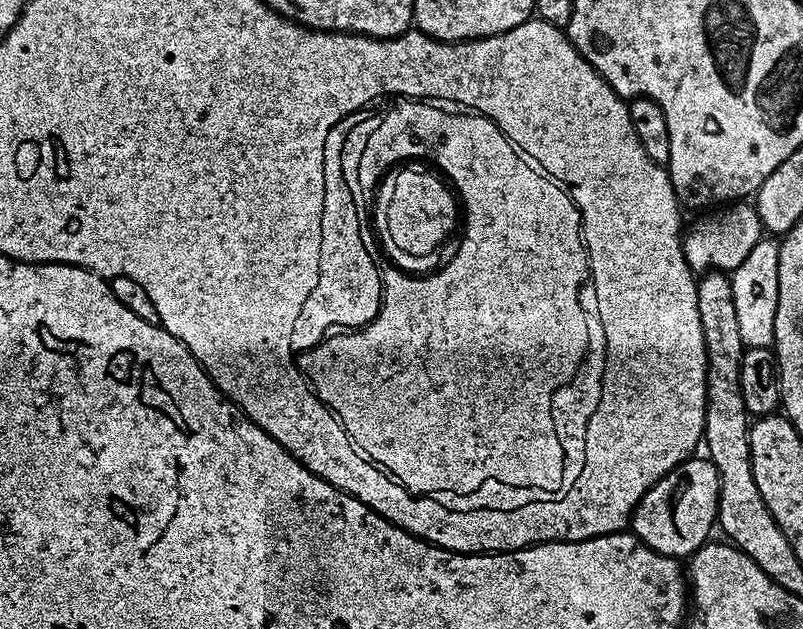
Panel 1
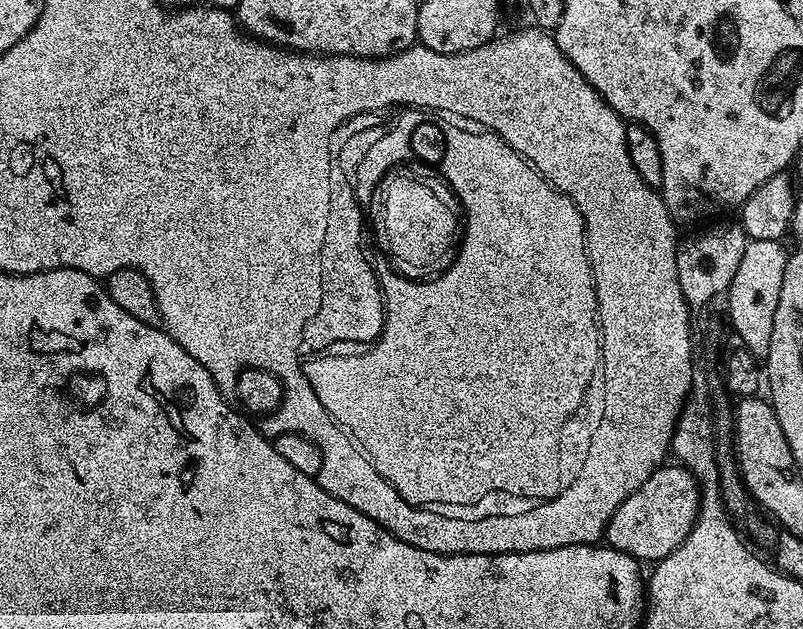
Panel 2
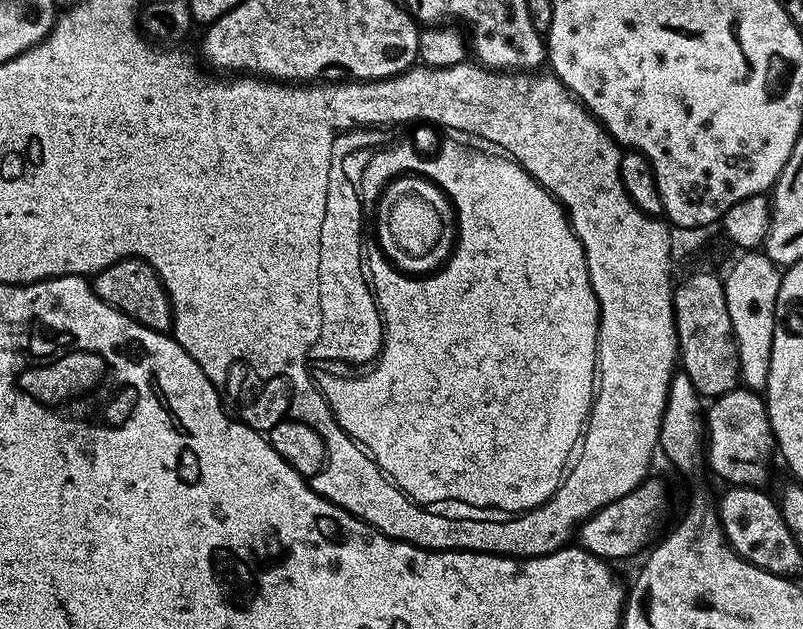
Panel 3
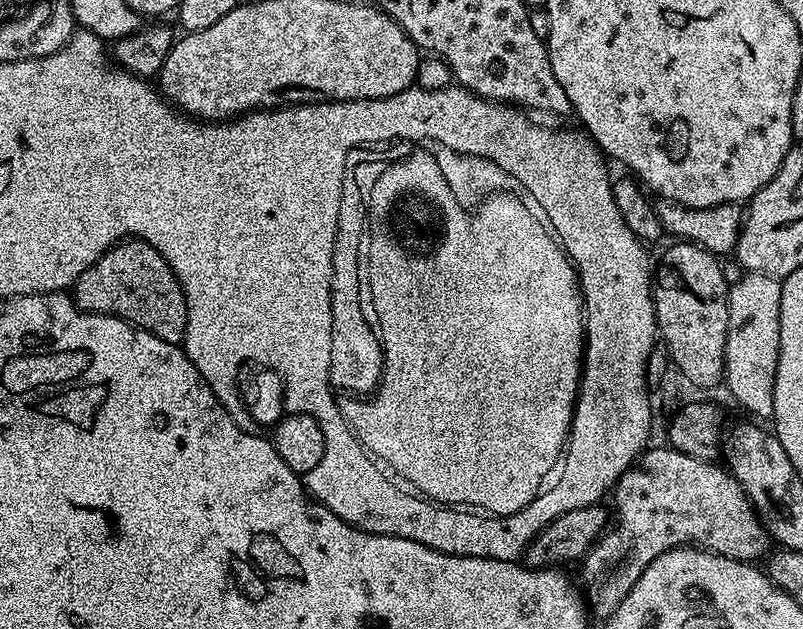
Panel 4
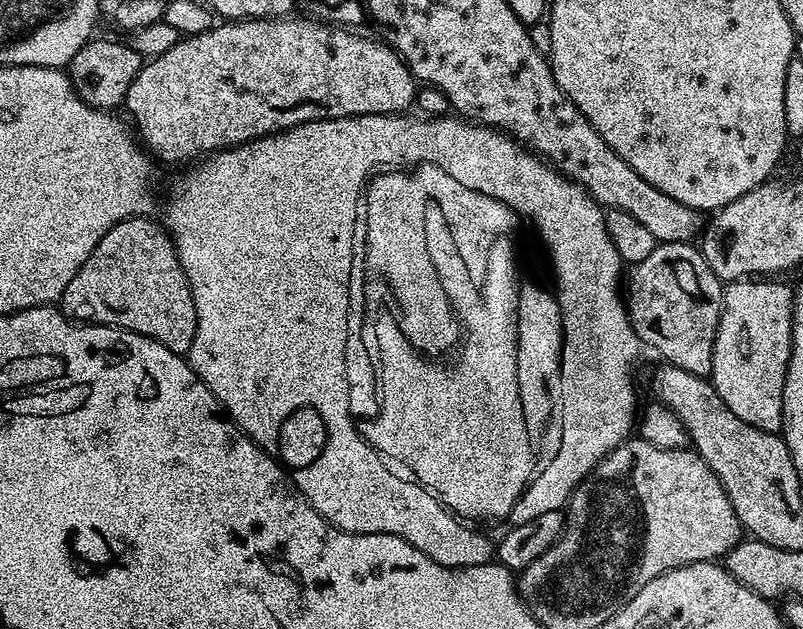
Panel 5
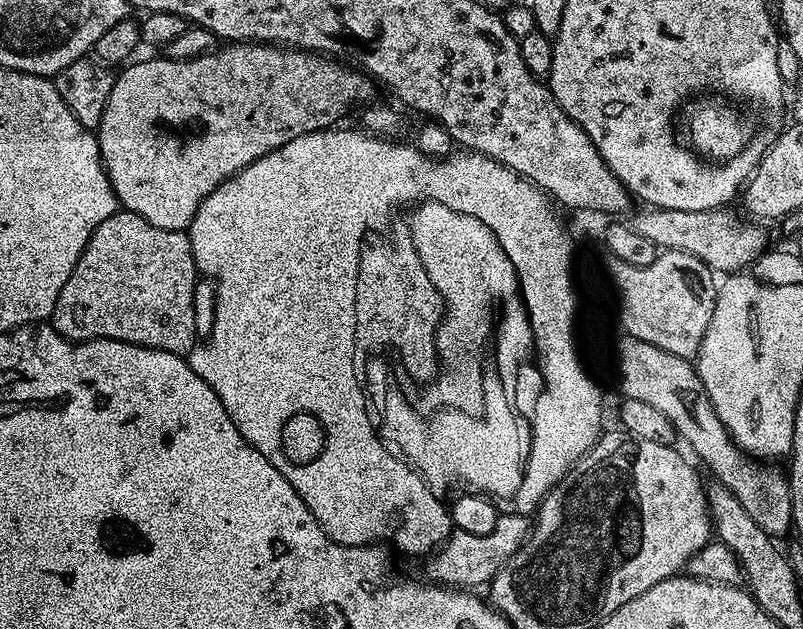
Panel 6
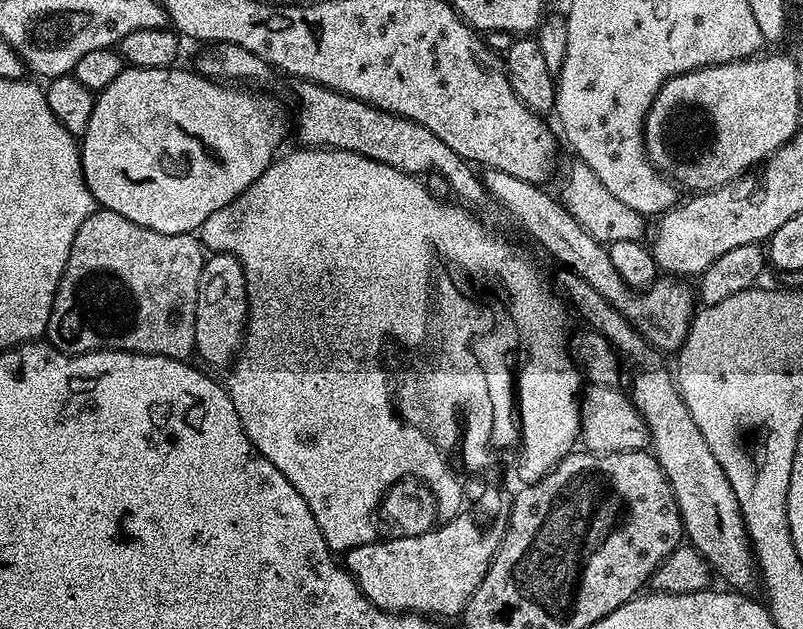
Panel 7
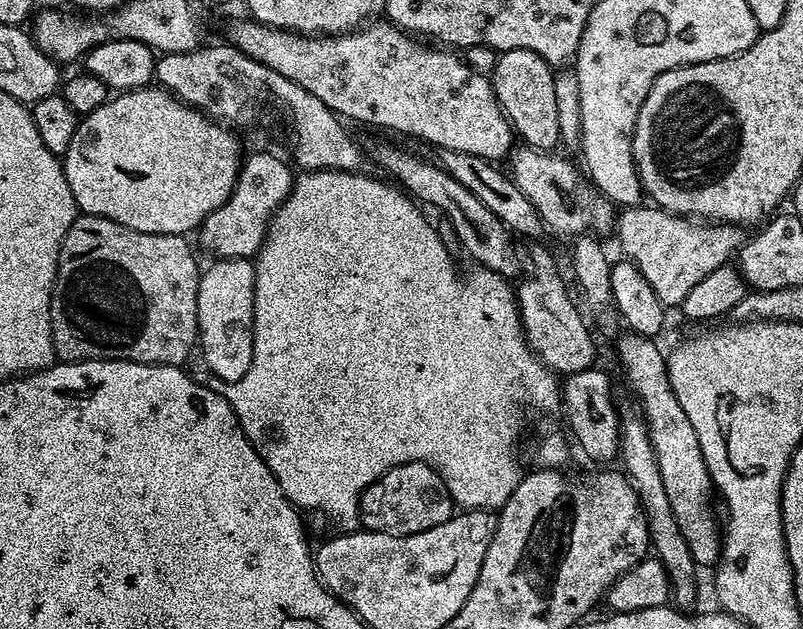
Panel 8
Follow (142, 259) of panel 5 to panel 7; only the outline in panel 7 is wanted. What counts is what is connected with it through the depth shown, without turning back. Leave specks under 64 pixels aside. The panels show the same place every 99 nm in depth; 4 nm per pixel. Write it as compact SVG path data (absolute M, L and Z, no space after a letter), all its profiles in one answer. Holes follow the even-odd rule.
M100 208L78 226L78 234L74 234L74 246L70 246L70 258L64 267L60 285L56 288L56 297L52 303L52 313L46 333L47 343L67 356L81 356L87 352L137 352L147 356L165 356L171 360L187 361L196 351L194 342L194 318L198 302L198 278L202 274L202 266L206 259L205 249L193 233L158 234L158 230L150 230L146 226L138 226L138 222L130 222L130 218L122 218L122 214L114 214L110 210Z

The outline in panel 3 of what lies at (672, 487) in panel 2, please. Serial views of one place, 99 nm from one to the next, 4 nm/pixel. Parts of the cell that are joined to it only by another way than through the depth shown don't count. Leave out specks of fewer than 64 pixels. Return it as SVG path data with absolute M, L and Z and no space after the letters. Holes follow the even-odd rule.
M645 478L630 494L618 498L618 502L610 502L610 506L602 506L590 518L586 518L578 529L579 547L585 548L600 560L617 562L649 547L648 539L652 531L660 524L660 515L668 504L668 492L660 480Z

